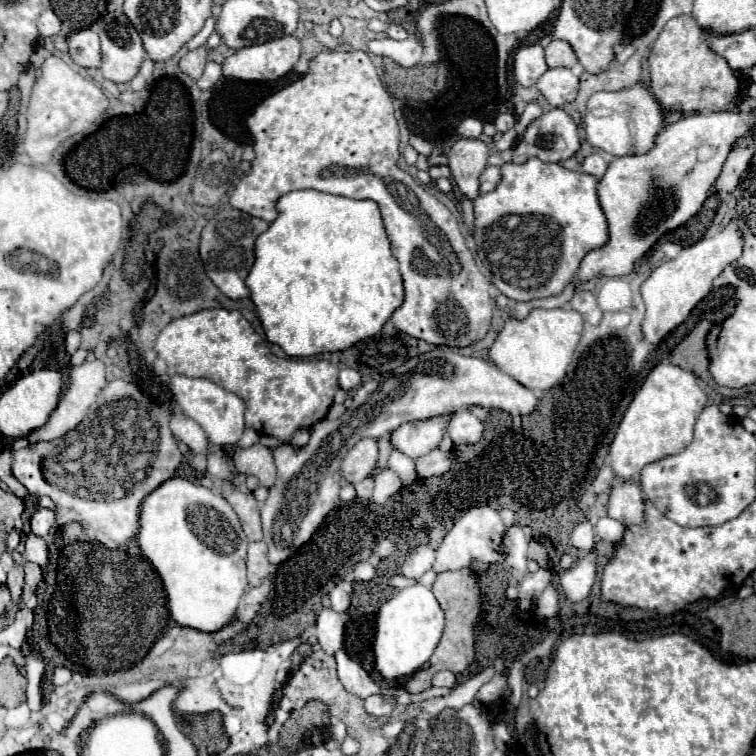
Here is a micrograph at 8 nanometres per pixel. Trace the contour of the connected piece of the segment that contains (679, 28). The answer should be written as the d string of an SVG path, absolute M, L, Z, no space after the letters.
M692 16L672 18L650 48L650 84L654 96L672 112L720 112L738 94L738 78L728 62L702 42L702 32Z

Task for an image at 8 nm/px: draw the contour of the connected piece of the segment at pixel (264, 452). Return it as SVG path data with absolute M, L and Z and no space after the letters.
M254 444L246 450L236 450L234 454L236 470L242 474L252 474L260 480L262 486L270 488L276 480L276 466L270 450L262 444Z

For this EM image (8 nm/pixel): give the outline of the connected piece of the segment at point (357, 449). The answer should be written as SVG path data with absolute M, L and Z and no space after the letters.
M364 438L342 460L342 474L348 482L358 484L366 476L370 476L376 460L378 460L376 440L374 438Z

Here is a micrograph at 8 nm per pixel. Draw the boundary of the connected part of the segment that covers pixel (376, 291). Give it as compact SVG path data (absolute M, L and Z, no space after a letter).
M296 190L278 200L278 210L280 210L280 216L256 240L256 262L246 278L246 284L252 292L252 302L256 304L256 310L258 310L258 316L262 320L268 340L278 344L288 356L306 358L306 356L314 356L314 354L322 354L322 352L346 350L360 340L376 336L382 330L384 322L392 316L392 312L404 300L404 288L402 288L402 276L398 272L398 260L392 256L390 240L386 236L378 204L372 200L352 200L352 198L334 196L334 194L326 194L326 192L318 192L318 190Z

